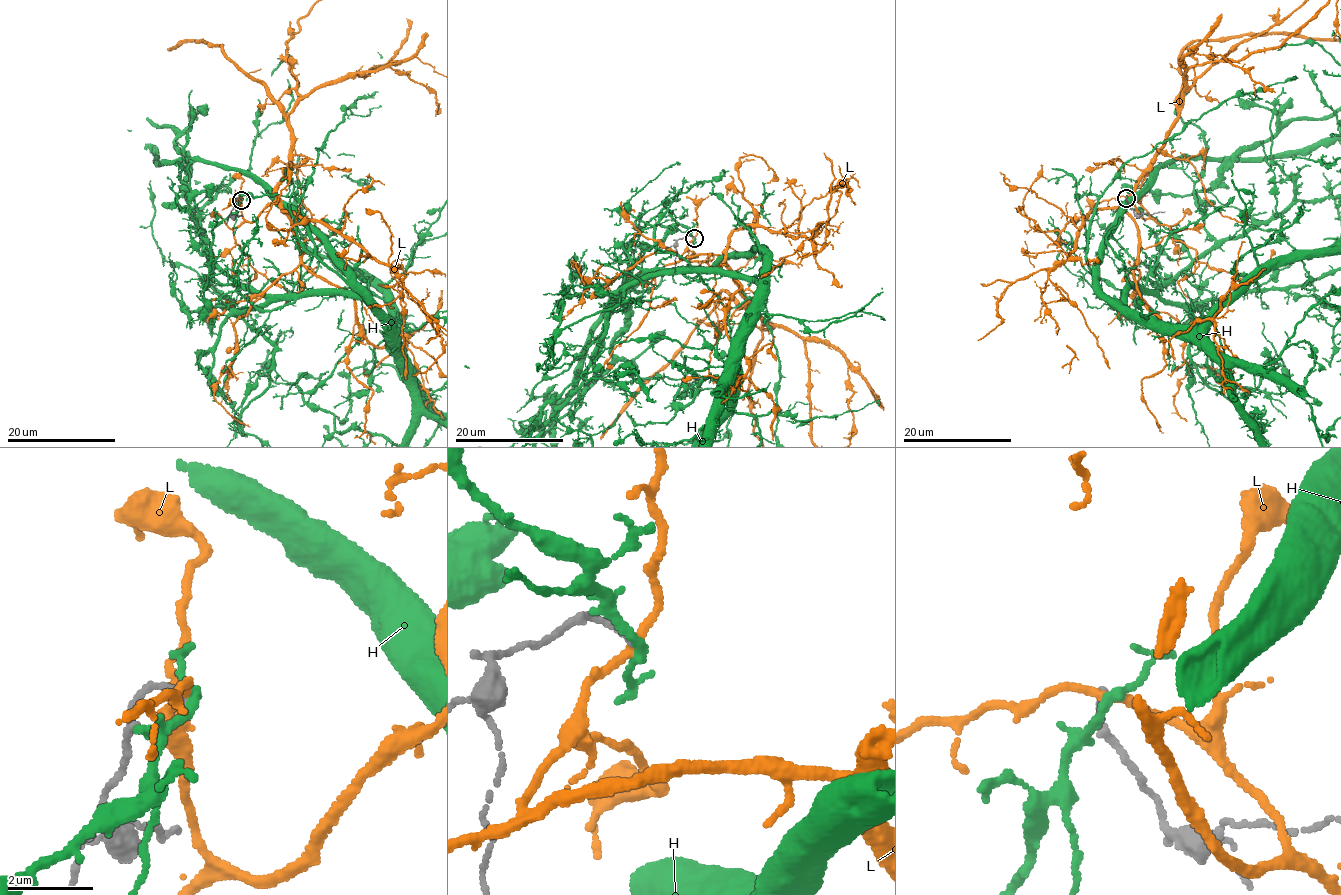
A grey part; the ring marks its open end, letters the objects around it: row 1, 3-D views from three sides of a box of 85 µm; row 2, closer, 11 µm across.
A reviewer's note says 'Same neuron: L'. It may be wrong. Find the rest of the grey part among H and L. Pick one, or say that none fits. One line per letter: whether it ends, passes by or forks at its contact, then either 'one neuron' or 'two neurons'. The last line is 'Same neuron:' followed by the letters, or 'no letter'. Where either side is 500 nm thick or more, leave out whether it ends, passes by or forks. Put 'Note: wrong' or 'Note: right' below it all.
H: it passes by | one neuron
L: it passes by | two neurons
Same neuron: H
Note: wrong

